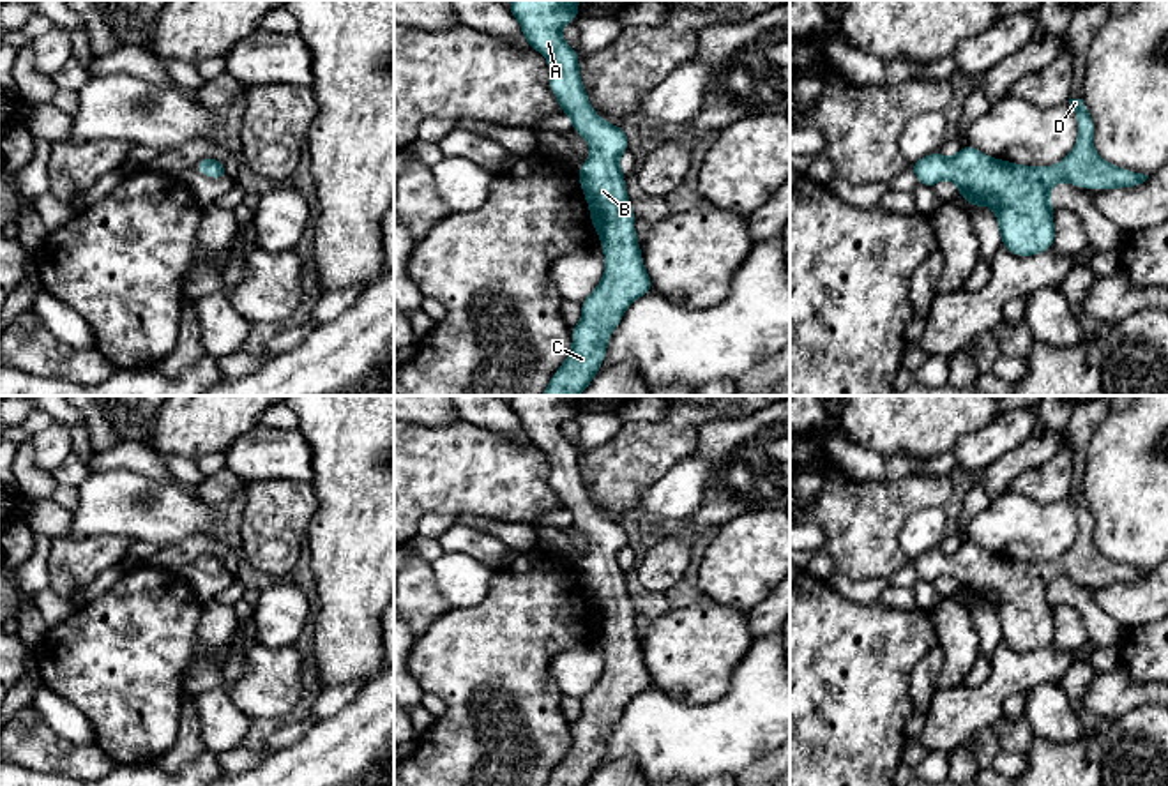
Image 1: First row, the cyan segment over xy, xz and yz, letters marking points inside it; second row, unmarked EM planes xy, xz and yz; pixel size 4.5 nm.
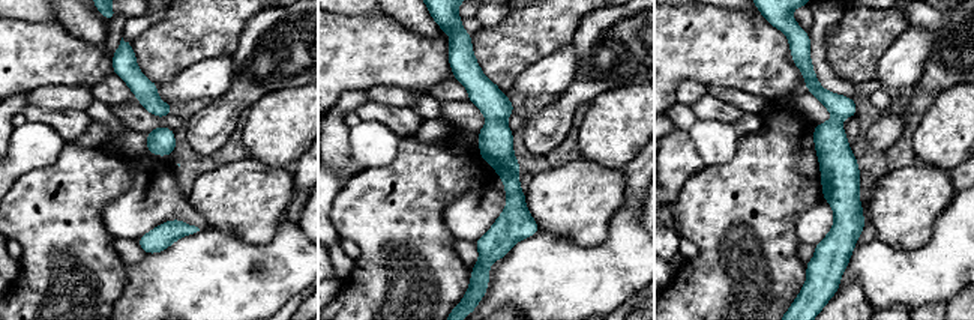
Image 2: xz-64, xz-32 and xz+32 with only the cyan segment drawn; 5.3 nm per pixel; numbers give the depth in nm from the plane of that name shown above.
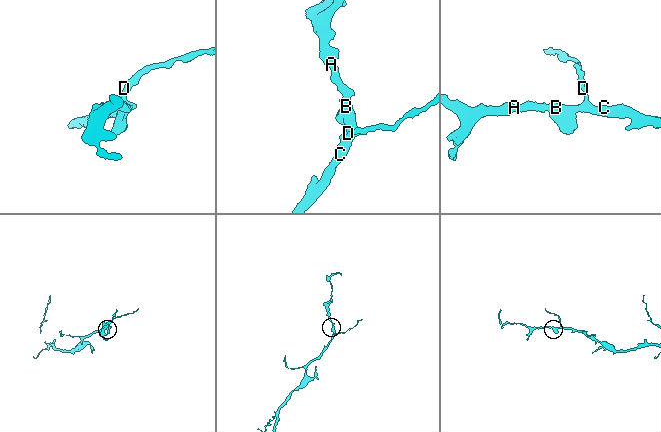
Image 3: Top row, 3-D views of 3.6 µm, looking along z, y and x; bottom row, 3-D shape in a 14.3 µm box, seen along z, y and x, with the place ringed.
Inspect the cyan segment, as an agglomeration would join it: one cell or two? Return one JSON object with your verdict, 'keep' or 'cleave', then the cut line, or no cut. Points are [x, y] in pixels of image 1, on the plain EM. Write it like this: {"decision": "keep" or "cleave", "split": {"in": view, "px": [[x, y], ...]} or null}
{"decision": "keep", "split": null}

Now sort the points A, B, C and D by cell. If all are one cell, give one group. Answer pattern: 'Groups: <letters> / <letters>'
Groups: A B C D

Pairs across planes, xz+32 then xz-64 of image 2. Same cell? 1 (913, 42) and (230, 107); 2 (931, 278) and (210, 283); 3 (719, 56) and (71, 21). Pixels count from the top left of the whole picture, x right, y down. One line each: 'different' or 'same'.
1: different
2: same
3: different

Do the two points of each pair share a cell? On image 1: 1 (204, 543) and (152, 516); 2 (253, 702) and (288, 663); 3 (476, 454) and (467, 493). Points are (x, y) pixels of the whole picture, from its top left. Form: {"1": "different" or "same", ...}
{"1": "different", "2": "same", "3": "same"}

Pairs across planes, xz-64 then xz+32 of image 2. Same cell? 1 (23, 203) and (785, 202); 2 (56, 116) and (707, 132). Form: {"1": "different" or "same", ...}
{"1": "same", "2": "different"}

